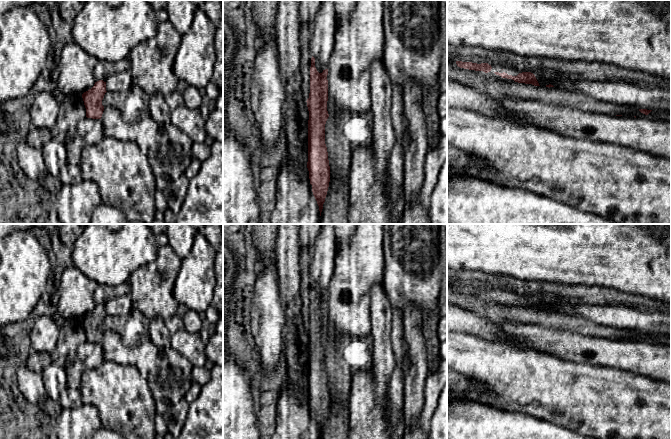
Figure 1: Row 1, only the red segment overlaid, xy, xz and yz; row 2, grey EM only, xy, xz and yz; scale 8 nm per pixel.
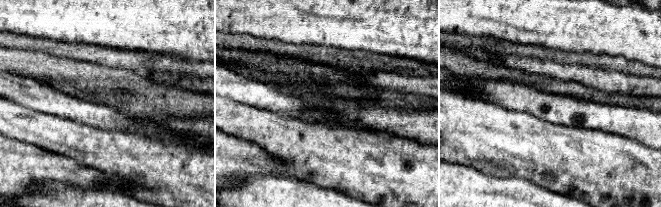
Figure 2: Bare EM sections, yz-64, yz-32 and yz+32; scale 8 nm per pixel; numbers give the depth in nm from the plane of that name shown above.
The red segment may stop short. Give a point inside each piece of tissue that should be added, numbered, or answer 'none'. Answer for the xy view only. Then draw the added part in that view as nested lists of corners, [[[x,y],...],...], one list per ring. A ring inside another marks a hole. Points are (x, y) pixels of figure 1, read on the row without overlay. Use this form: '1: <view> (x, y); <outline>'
none

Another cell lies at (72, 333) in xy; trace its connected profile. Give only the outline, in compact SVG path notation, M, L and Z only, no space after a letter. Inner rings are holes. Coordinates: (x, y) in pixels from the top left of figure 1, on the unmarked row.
M82 319L65 320L60 328L54 356L51 360L56 362L59 367L66 369L78 359L78 347L84 342L86 342L86 332Z

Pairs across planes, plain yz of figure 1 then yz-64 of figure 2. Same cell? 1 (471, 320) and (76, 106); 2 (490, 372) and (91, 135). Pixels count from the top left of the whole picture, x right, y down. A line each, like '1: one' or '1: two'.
1: one
2: one

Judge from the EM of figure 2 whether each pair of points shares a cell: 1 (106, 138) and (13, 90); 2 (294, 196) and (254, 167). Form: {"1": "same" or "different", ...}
{"1": "different", "2": "different"}

